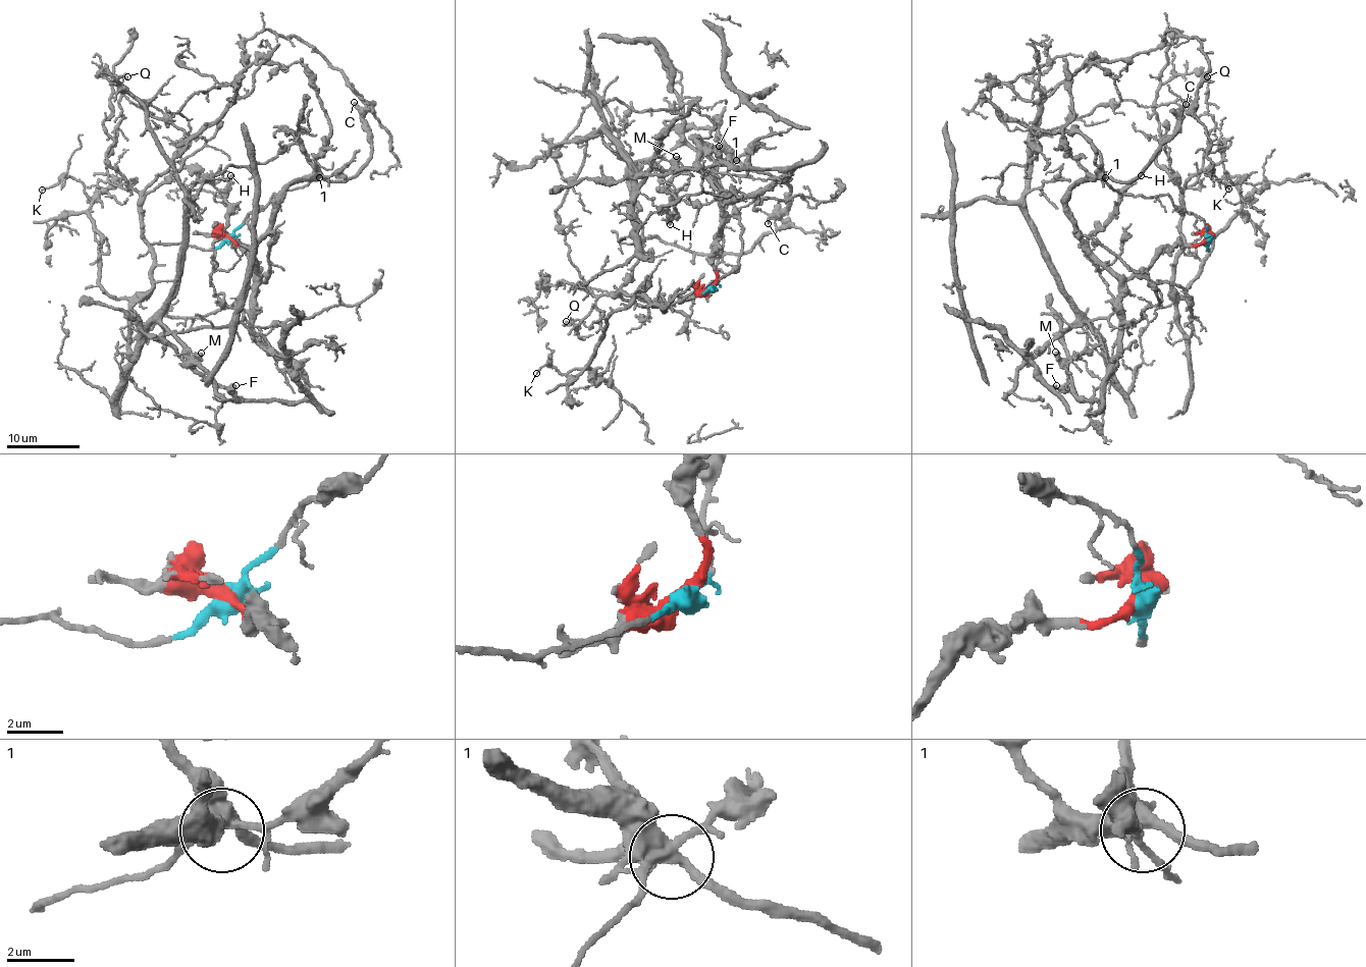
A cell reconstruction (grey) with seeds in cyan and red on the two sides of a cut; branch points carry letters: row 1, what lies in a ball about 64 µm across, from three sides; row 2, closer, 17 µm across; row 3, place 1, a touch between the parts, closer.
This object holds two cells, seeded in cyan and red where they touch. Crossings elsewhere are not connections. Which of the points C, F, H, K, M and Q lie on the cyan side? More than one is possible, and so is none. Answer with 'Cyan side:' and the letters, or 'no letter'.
Cyan side: K, Q

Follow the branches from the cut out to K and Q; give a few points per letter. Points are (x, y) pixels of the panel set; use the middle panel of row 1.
K: (712, 287), (643, 302), (641, 286), (649, 282), (608, 316), (586, 368), (544, 364), (536, 373)
Q: (712, 287), (674, 302), (605, 294), (573, 325), (577, 332), (565, 321)

